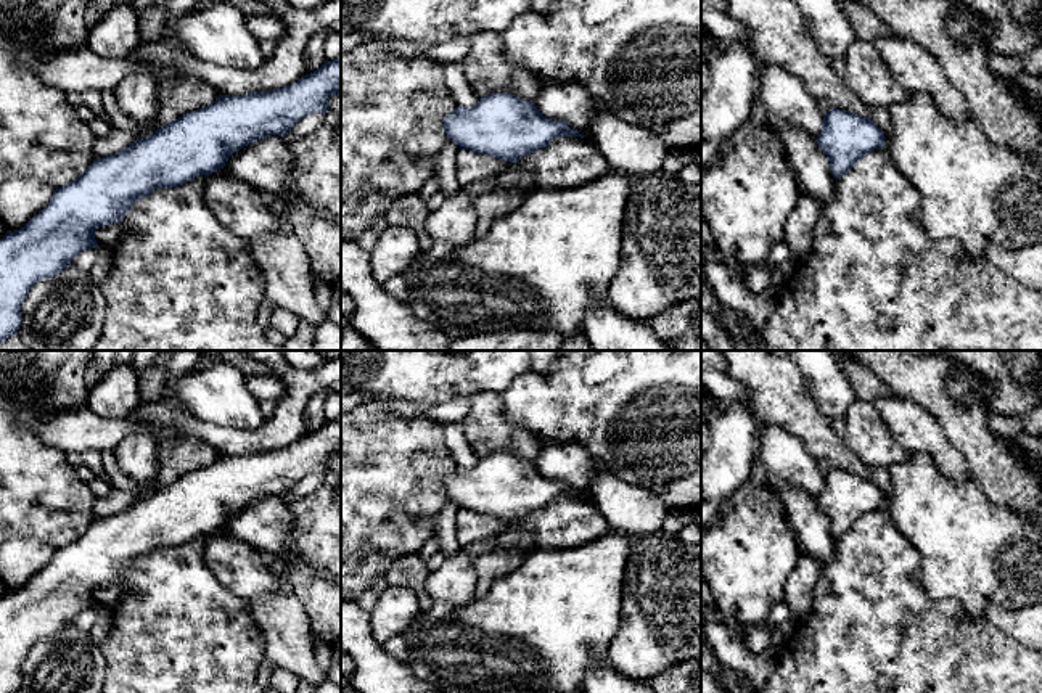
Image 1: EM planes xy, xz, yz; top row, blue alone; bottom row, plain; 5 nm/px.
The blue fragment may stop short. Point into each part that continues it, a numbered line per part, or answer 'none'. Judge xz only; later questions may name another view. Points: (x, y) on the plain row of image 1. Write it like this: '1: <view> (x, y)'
none

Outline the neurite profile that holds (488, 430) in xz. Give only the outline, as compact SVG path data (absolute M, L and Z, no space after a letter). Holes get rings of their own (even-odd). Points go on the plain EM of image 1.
M482 391L468 399L470 410L462 426L479 457L510 453L535 463L544 442L505 416L500 392Z

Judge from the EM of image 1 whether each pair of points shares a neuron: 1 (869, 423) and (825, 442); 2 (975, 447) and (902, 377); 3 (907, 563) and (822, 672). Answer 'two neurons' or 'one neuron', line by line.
1: two neurons
2: one neuron
3: one neuron

